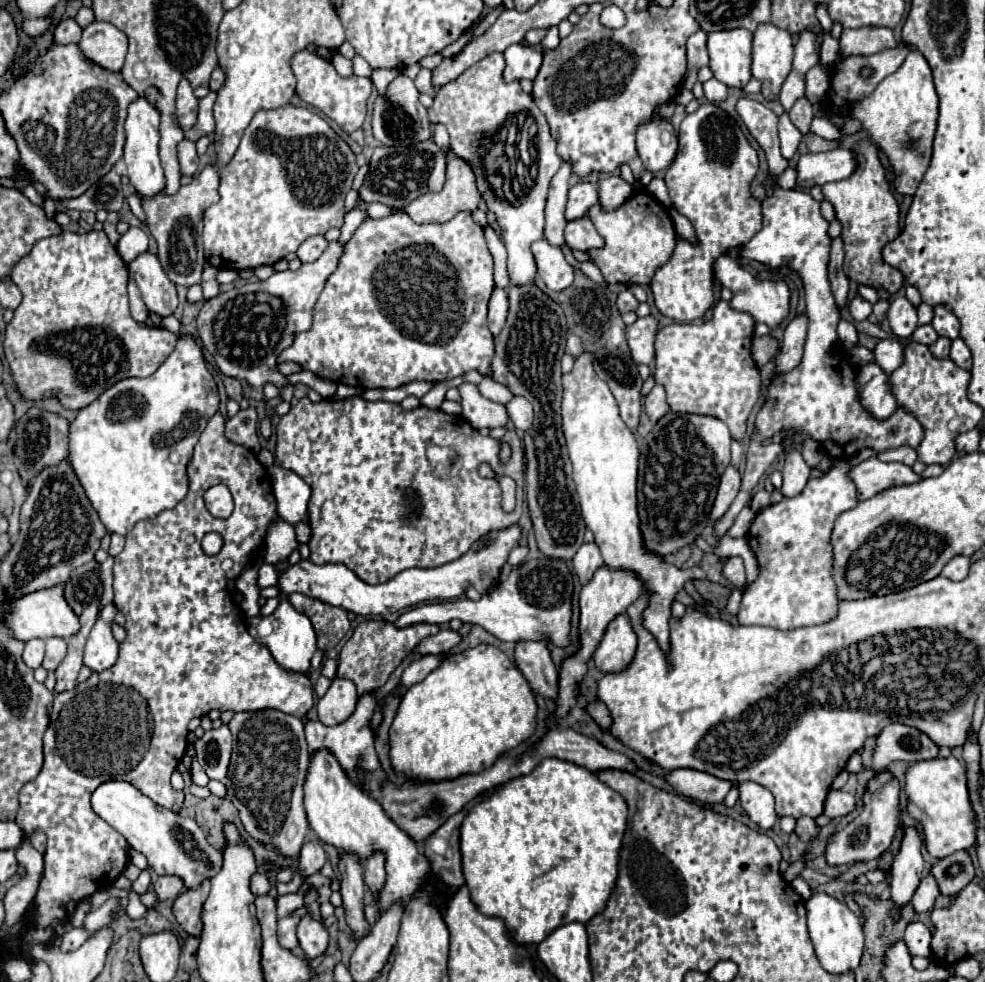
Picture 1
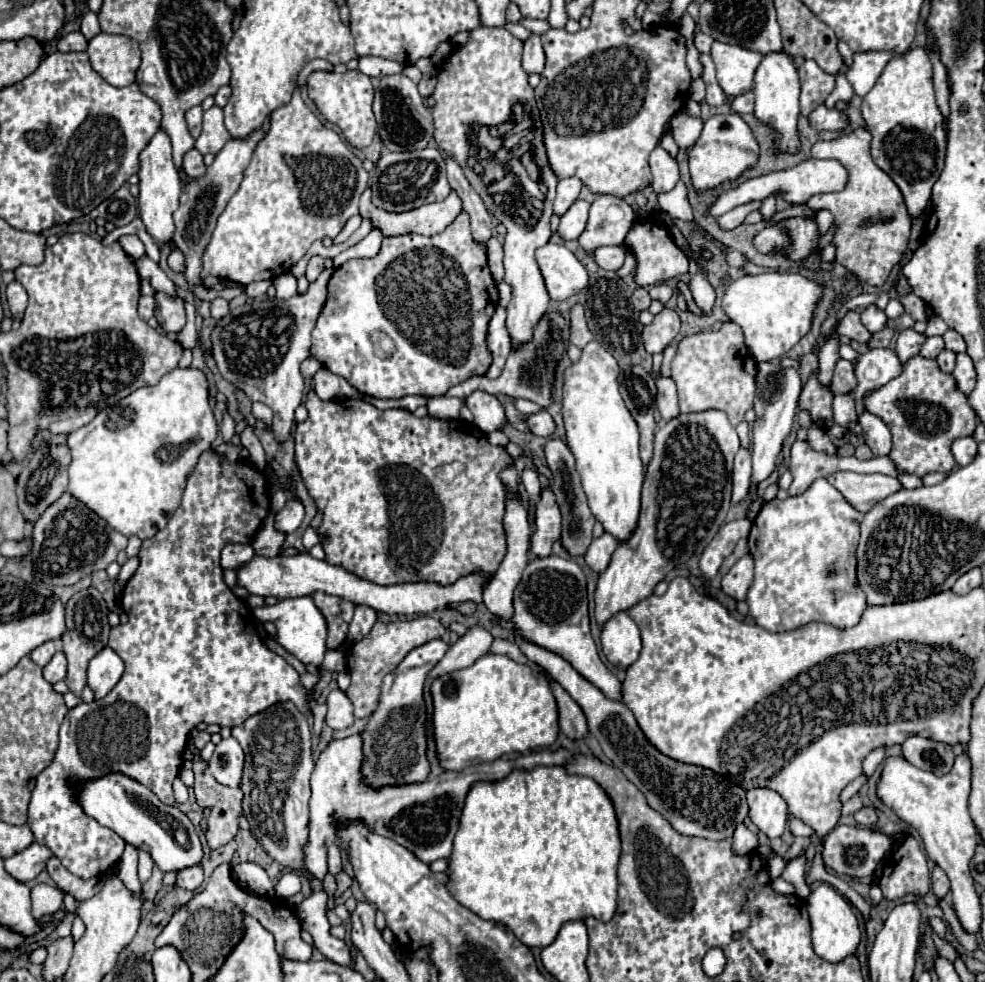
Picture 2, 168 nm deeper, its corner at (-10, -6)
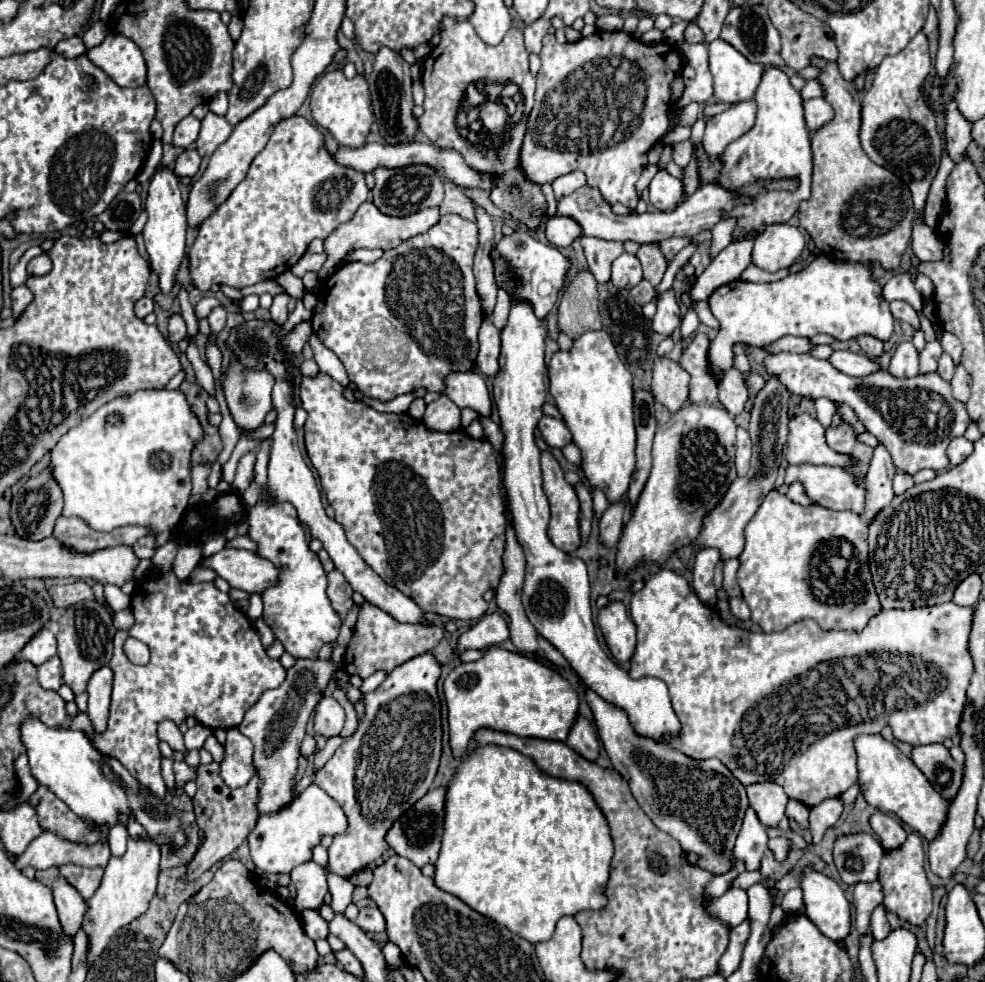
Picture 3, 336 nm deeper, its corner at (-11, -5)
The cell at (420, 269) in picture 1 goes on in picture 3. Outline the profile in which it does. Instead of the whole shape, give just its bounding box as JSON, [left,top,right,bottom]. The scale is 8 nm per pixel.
[313,214,483,402]

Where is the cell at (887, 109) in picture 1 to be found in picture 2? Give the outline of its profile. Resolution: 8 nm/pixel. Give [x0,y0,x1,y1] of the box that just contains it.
[862,49,946,217]

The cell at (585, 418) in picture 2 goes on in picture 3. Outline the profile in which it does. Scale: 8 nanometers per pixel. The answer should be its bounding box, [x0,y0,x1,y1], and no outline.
[549,330,635,500]

